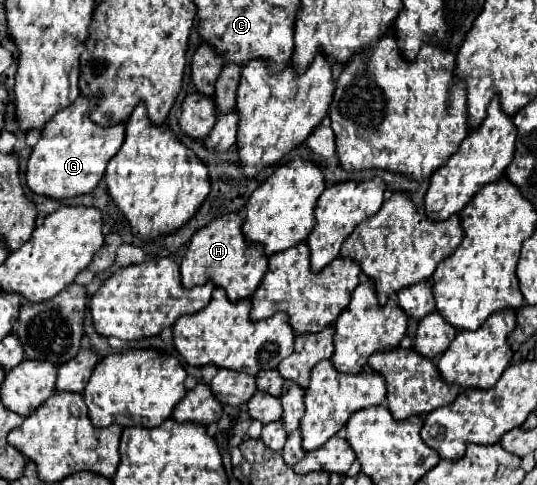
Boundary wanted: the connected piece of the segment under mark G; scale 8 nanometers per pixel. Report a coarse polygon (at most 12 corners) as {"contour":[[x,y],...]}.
{"contour":[[89,98],[47,122],[27,162],[31,192],[89,194],[123,144]]}

